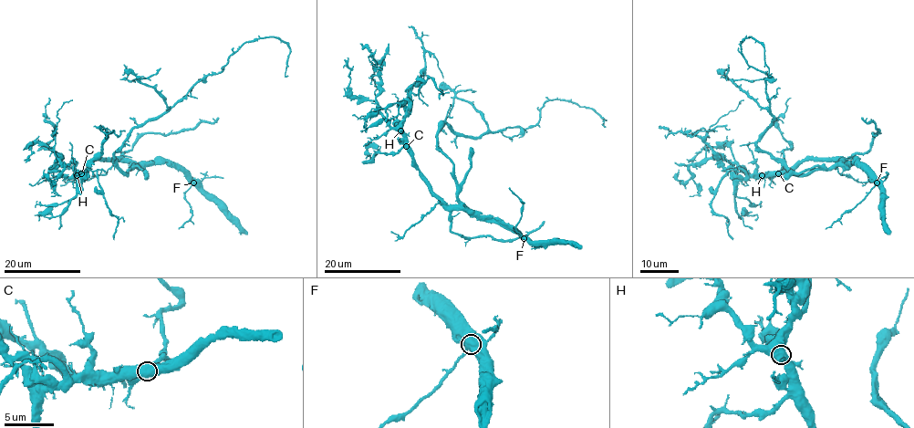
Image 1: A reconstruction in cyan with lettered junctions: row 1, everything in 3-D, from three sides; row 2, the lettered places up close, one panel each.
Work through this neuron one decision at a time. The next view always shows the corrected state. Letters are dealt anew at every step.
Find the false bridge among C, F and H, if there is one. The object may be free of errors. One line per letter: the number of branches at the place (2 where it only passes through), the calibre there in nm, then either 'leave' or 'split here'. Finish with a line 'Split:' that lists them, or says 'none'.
C: 3 | 700 nm | leave
F: 3 | 600 nm | leave
H: 3 | 700 nm | leave
Split: none

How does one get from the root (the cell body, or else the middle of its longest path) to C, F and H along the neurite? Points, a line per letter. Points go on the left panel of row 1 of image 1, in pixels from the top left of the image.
C: (120, 168), (128, 173), (130, 163), (96, 160), (82, 172)
F: (120, 168), (128, 173), (132, 165), (171, 164), (180, 168), (193, 182)
H: (120, 168), (128, 173), (130, 163), (96, 160), (84, 172), (77, 175)

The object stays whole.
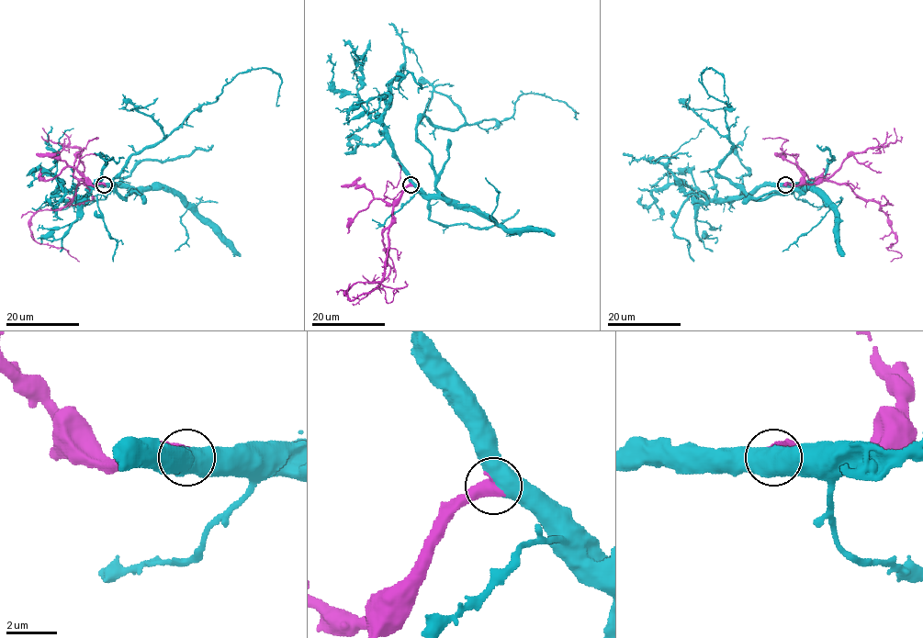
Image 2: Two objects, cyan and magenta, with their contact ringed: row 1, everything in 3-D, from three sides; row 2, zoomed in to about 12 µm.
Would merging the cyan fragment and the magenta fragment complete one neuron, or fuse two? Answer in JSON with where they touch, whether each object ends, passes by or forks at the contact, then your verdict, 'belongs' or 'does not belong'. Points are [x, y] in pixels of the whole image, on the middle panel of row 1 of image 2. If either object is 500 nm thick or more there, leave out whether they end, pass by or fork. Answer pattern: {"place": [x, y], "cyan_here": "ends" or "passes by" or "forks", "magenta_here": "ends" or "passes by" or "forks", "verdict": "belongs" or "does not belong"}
{"place": [410, 184], "verdict": "belongs"}

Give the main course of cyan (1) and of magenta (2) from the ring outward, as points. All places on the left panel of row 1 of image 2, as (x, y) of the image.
1: (105, 184), (129, 188), (126, 198), (115, 178), (132, 155), (215, 102), (239, 73), (275, 72), (279, 106)
2: (105, 184), (81, 180), (65, 205), (31, 217), (34, 240), (63, 247), (79, 261)

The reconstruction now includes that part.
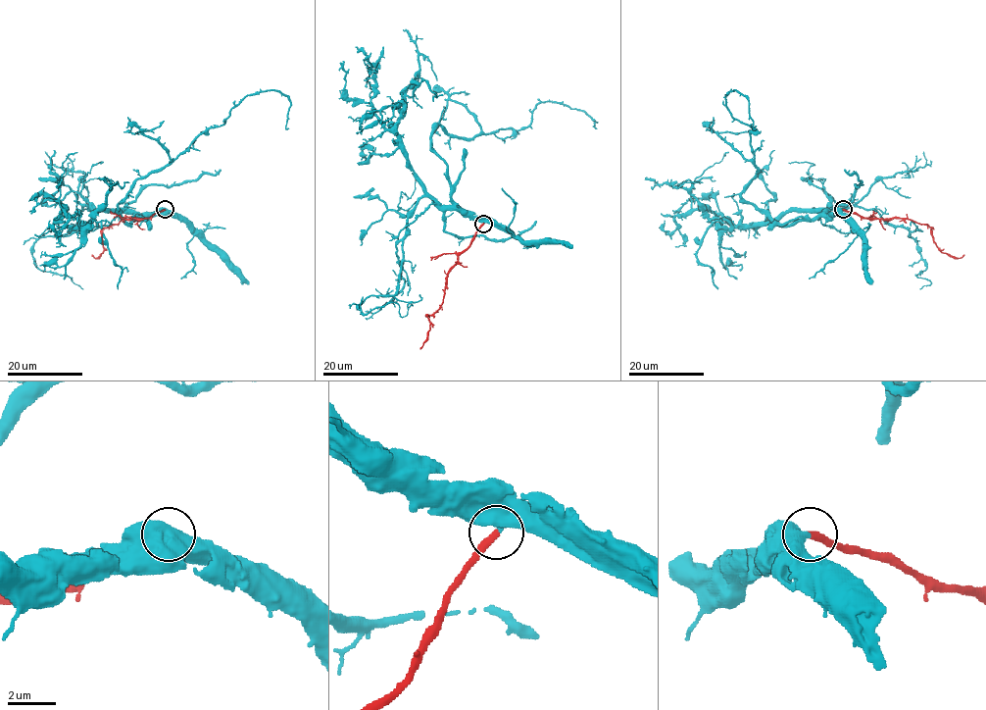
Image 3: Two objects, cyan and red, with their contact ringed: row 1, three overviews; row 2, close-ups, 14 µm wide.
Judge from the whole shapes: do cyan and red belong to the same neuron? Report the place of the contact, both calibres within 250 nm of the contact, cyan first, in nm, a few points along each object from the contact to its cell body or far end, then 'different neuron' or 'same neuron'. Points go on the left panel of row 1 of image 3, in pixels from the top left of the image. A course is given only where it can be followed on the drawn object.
(165, 209) | 650/280 nm | cyan via (166, 210), (137, 215), (129, 225), (118, 205), (138, 179), (222, 125), (247, 95), (283, 93), (288, 128) | red via (165, 210), (152, 216), (122, 218), (118, 224), (105, 228), (102, 233), (103, 253), (97, 258), (91, 255) | same neuron

